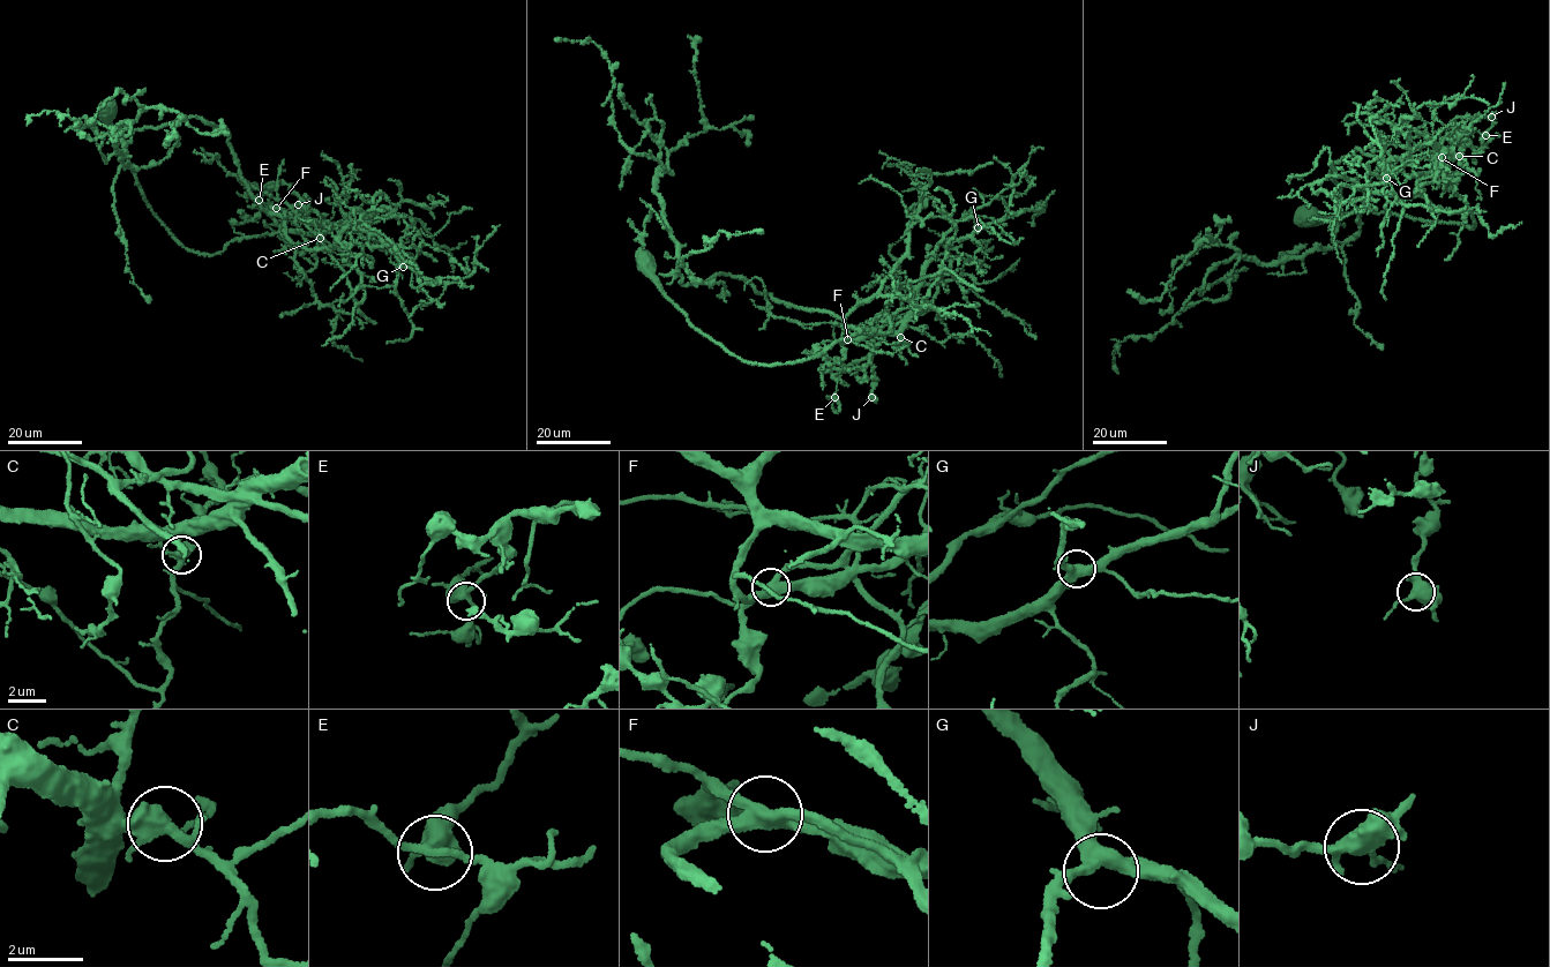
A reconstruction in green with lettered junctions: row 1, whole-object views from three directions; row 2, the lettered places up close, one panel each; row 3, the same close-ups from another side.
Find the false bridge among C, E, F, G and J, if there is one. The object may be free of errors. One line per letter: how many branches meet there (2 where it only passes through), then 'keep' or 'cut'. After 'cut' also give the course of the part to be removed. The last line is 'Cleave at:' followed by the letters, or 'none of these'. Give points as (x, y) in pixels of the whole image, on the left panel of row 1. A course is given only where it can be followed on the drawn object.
C: branches 4; keep
E: branches 4; keep
F: branches 4; cut; course (276, 208), (302, 222), (332, 250), (330, 248), (329, 253), (346, 275), (353, 300), (362, 315), (376, 323)
G: branches 4; keep
J: branches 4; keep
Cleave at: F

